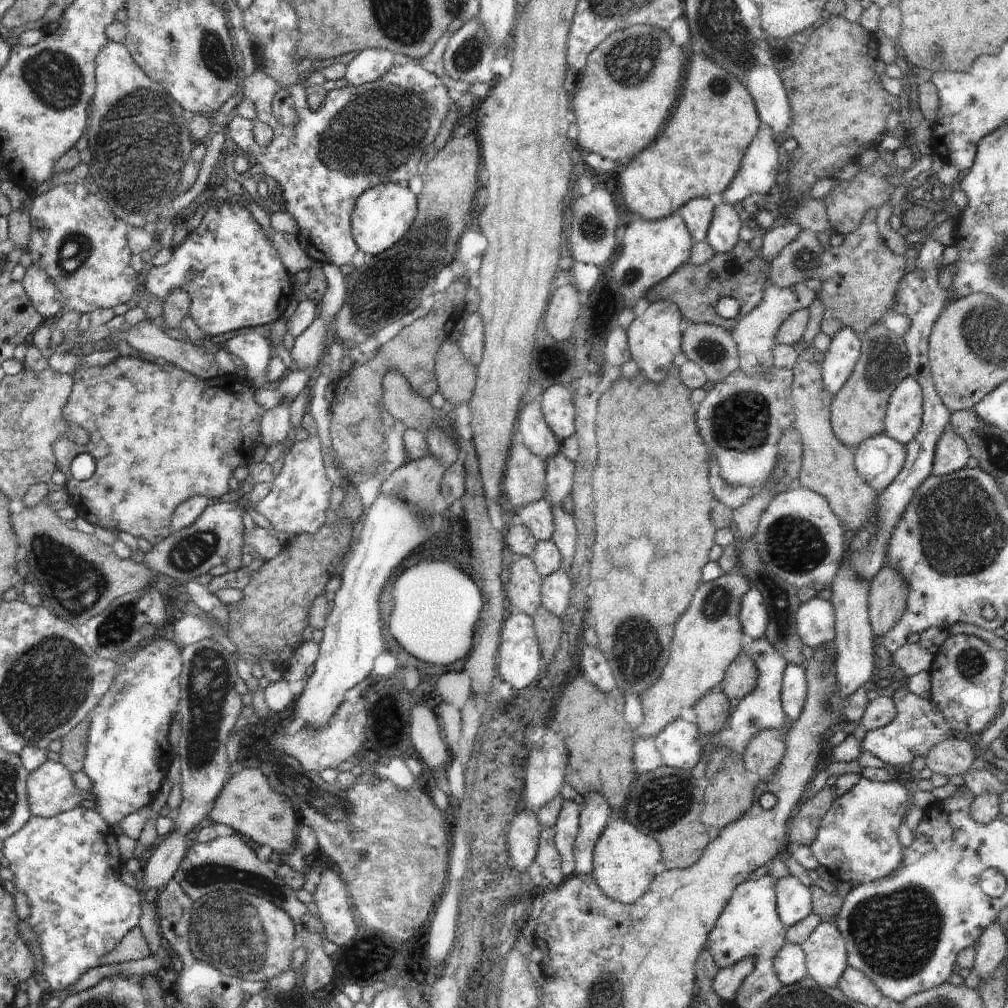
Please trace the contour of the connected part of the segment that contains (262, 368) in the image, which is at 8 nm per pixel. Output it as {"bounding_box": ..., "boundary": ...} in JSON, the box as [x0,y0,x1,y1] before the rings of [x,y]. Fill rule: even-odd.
{"bounding_box":[212,332,274,388],"boundary":[[[248,332],[248,334],[240,334],[234,338],[223,342],[222,346],[212,346],[212,350],[216,348],[224,348],[230,352],[233,358],[240,358],[246,365],[247,375],[257,384],[257,388],[271,387],[265,379],[267,373],[268,362],[274,354],[274,344],[271,339],[264,337],[258,332]]]}

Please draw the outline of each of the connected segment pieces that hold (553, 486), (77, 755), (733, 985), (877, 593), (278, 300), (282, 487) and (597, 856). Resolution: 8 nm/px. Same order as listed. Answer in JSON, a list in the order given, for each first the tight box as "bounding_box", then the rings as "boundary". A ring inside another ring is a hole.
[{"bounding_box":[544,451,575,506],"boundary":[[[558,451],[545,460],[546,492],[544,499],[551,506],[562,505],[564,498],[571,494],[575,477],[573,460]]]},{"bounding_box":[59,718,90,773],"boundary":[[[84,718],[66,736],[61,738],[59,762],[71,773],[83,770],[83,760],[86,754],[87,734],[89,733],[90,719]]]},{"bounding_box":[712,958,754,1004],"boundary":[[[744,958],[744,960],[740,960],[732,967],[721,968],[712,981],[712,989],[723,1002],[725,1001],[725,1004],[731,1003],[735,999],[735,993],[742,980],[754,969],[754,958]]]},{"bounding_box":[869,567,908,639],"boundary":[[[882,567],[871,580],[869,621],[877,639],[888,634],[904,617],[908,585],[900,573]]]},{"bounding_box":[142,201,294,338],"boundary":[[[211,201],[204,206],[204,215],[200,225],[187,234],[186,240],[175,248],[170,261],[160,267],[153,266],[147,274],[146,284],[142,288],[146,295],[157,298],[162,304],[168,295],[176,289],[187,292],[191,298],[190,316],[202,329],[207,338],[220,336],[231,330],[256,328],[280,319],[286,306],[294,297],[294,283],[281,261],[274,245],[264,235],[252,213],[237,201]],[[188,274],[194,274],[192,282],[187,281]]]},{"bounding_box":[257,432,333,535],"boundary":[[[313,432],[308,438],[296,441],[278,465],[270,493],[257,506],[260,514],[272,524],[275,535],[280,531],[313,535],[326,524],[333,484],[326,477],[322,458],[319,437]]]},{"bounding_box":[591,820,666,903],"boundary":[[[612,820],[597,838],[593,852],[591,877],[598,888],[612,900],[633,903],[648,892],[652,879],[666,870],[662,862],[661,846],[653,838],[636,830],[626,820]]]}]

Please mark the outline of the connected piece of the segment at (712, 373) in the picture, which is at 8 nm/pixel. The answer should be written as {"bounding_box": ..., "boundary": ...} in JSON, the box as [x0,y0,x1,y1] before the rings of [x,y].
{"bounding_box":[681,320,740,382],"boundary":[[[684,320],[681,350],[700,366],[710,382],[720,382],[740,369],[733,334],[712,323]]]}

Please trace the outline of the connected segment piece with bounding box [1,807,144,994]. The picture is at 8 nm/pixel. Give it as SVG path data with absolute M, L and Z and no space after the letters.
M76 807L63 813L57 814L53 817L42 818L31 816L28 822L21 826L20 830L17 830L12 836L6 837L3 840L4 847L1 849L8 860L9 868L16 876L13 881L16 888L20 892L26 894L28 898L28 904L30 906L30 918L26 920L32 927L32 930L36 932L38 940L40 940L42 954L46 961L46 966L40 970L45 980L50 984L50 994L63 994L63 990L66 986L74 984L80 976L90 968L94 968L100 964L99 960L104 954L108 954L111 950L116 948L116 945L132 930L138 927L138 921L140 920L140 914L142 914L142 903L144 895L139 888L129 887L124 884L120 879L120 866L123 860L121 859L120 852L118 851L118 844L116 843L115 833L117 831L110 828L107 822L97 813L94 809L86 809L84 807Z

